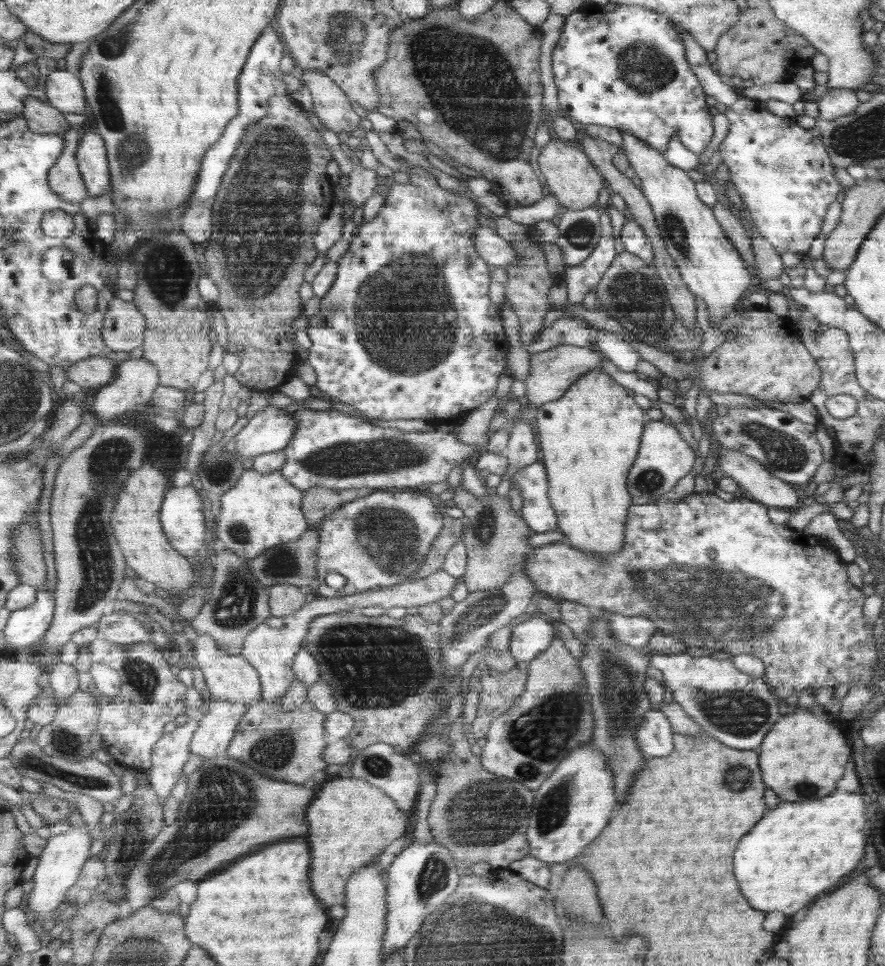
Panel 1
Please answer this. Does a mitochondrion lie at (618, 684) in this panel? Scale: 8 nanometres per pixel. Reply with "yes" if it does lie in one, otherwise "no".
yes

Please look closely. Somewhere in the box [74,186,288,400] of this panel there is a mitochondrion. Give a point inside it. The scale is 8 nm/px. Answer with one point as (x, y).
(166, 270)

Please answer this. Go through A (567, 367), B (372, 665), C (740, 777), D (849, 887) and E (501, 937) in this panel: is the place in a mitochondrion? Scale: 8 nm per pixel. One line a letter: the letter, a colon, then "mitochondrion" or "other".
A: other
B: mitochondrion
C: mitochondrion
D: other
E: mitochondrion

